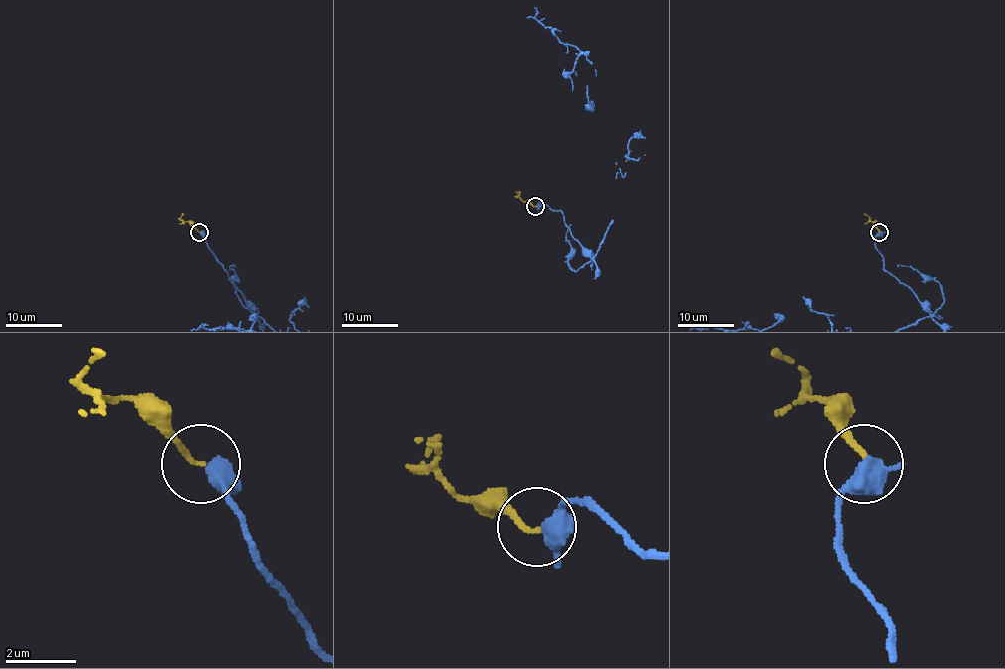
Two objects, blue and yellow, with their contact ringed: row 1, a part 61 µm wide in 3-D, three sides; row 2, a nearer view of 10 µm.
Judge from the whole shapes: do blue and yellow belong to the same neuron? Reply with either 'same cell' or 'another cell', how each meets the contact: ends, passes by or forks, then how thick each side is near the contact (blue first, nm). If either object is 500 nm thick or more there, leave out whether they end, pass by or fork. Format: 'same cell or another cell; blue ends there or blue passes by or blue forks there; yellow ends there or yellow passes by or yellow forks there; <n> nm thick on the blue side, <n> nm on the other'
another cell; 650 nm thick on the blue side, 140 nm on the other

